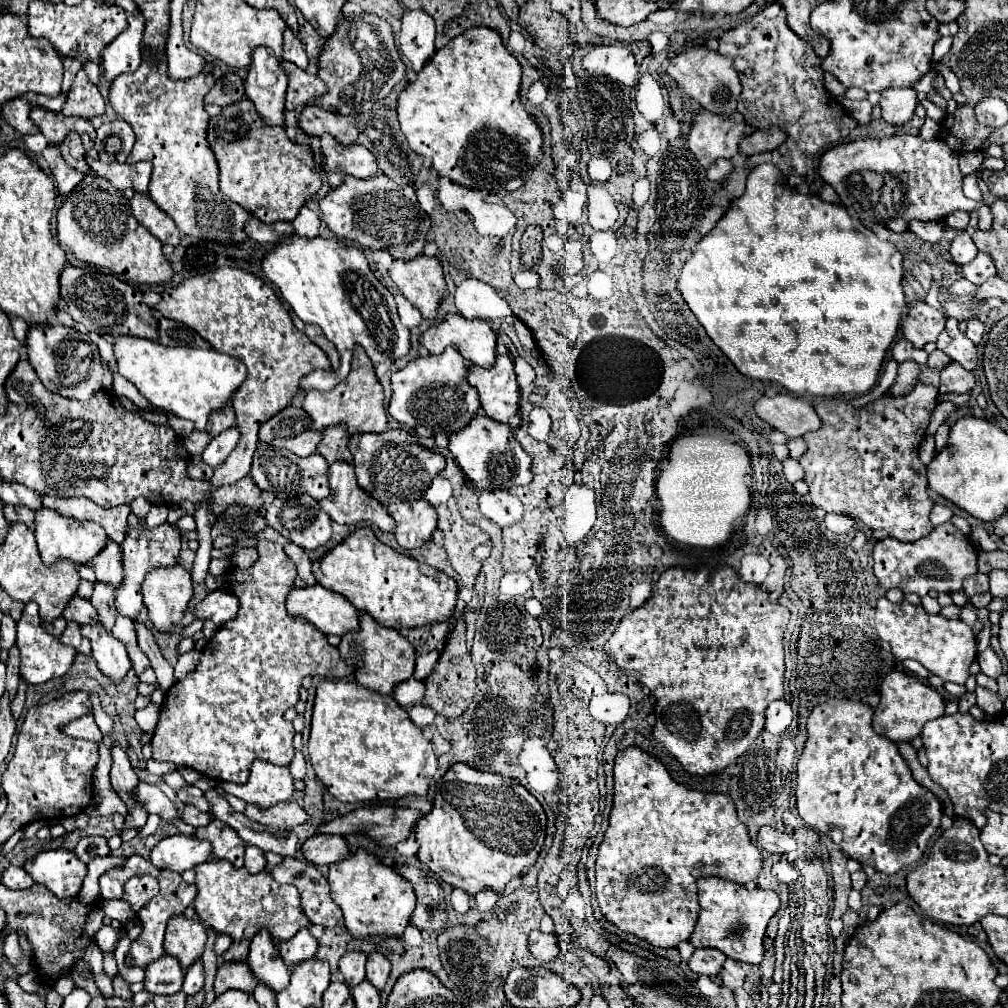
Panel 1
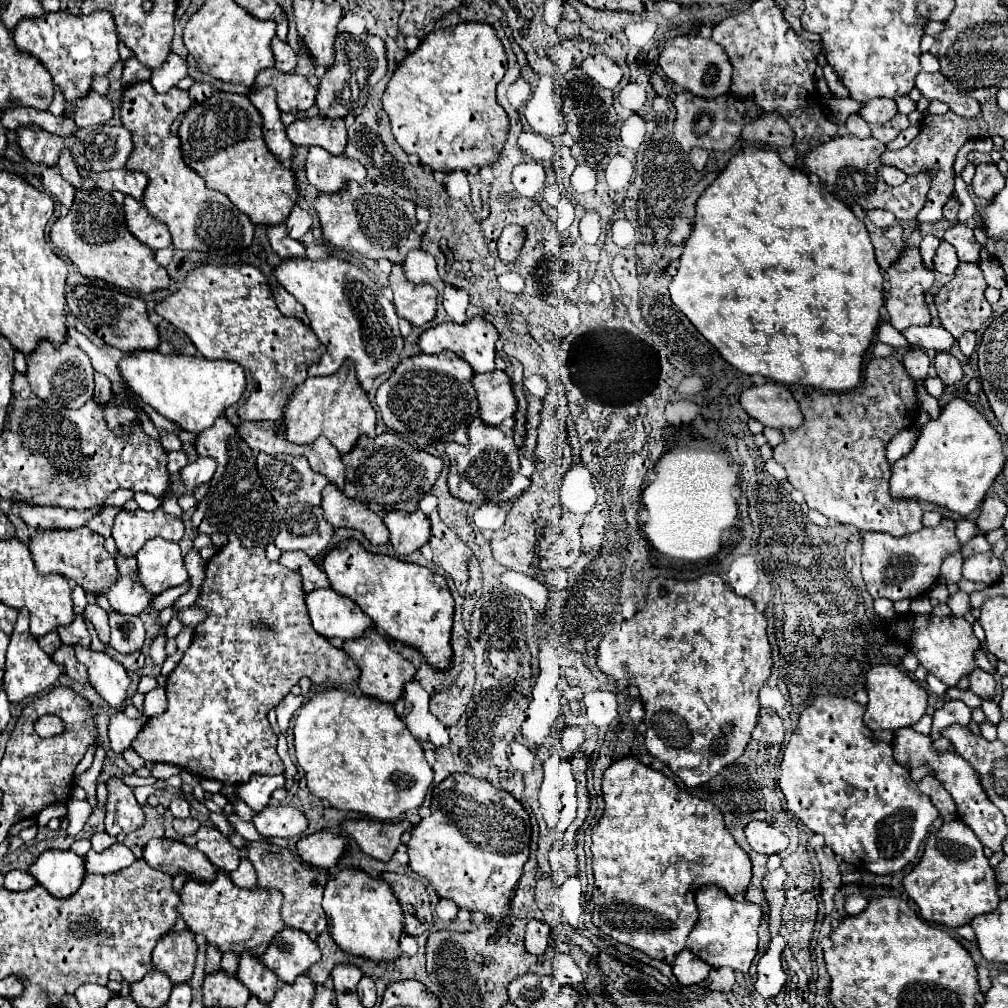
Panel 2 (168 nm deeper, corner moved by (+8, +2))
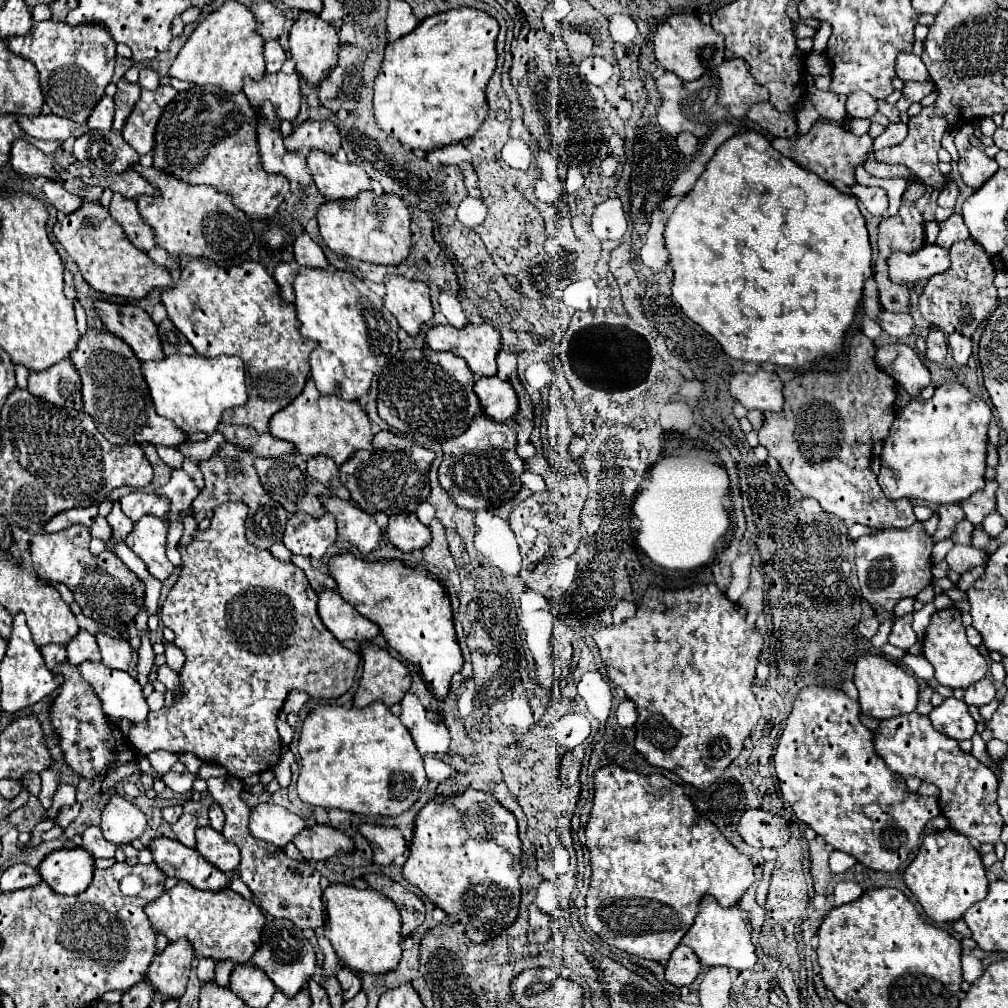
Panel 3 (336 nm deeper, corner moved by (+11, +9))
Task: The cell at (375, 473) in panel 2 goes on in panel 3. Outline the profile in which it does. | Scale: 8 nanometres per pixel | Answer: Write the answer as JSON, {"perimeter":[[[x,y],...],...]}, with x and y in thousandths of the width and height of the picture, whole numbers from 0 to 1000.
{"perimeter":[[[387,428],[373,430],[369,443],[369,447],[349,449],[349,453],[337,461],[337,477],[347,487],[349,497],[367,511],[377,507],[383,511],[413,507],[413,501],[427,489],[425,467],[433,449],[411,441],[401,434],[389,432]]]}

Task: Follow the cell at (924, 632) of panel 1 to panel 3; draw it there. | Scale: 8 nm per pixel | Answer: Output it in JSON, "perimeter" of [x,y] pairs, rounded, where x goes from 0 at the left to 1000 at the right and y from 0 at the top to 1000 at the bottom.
{"perimeter":[[[948,602],[929,606],[925,610],[923,620],[919,624],[919,630],[917,630],[917,636],[915,636],[915,642],[917,642],[917,652],[929,664],[927,672],[931,674],[933,680],[938,680],[938,682],[944,682],[944,684],[948,684],[948,682],[958,684],[960,680],[964,680],[966,676],[972,676],[980,668],[978,654],[972,650],[970,642],[962,640],[960,634],[958,634],[958,624],[954,620],[952,606]]]}

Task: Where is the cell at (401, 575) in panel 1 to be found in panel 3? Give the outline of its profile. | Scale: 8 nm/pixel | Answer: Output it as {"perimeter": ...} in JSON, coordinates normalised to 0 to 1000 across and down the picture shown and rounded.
{"perimeter":[[[347,547],[331,551],[325,557],[325,568],[335,580],[335,588],[347,596],[353,606],[371,616],[385,640],[407,658],[415,660],[427,686],[440,693],[448,670],[458,664],[458,646],[448,620],[448,602],[442,584],[423,564],[405,563],[395,555],[361,557]]]}

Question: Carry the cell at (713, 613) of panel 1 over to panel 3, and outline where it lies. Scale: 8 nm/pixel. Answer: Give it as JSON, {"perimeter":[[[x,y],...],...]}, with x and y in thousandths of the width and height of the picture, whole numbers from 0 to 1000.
{"perimeter":[[[700,578],[700,580],[690,580],[690,582],[681,582],[681,584],[655,584],[645,580],[633,600],[633,606],[627,614],[617,616],[615,620],[605,620],[595,624],[589,630],[589,638],[595,644],[595,652],[597,658],[601,662],[601,668],[605,672],[607,678],[615,680],[621,689],[631,697],[633,703],[633,715],[631,715],[631,743],[641,751],[641,755],[649,761],[659,761],[669,765],[675,773],[679,773],[681,777],[688,779],[690,783],[700,783],[702,779],[706,779],[716,767],[718,763],[734,749],[736,745],[736,737],[738,733],[746,727],[748,719],[754,713],[754,701],[750,695],[750,689],[746,686],[748,680],[748,672],[750,672],[750,660],[752,660],[752,652],[756,648],[756,630],[752,628],[750,620],[742,620],[740,612],[734,608],[732,600],[728,600],[726,596],[722,596],[718,592],[718,588],[708,580],[708,578]]]}

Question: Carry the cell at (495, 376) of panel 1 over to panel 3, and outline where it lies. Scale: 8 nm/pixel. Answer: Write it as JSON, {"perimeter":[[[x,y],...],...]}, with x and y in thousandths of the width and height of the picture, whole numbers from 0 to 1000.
{"perimeter":[[[492,372],[474,376],[470,390],[476,396],[478,410],[490,418],[504,418],[514,408],[514,392],[508,386],[506,378],[498,378]]]}

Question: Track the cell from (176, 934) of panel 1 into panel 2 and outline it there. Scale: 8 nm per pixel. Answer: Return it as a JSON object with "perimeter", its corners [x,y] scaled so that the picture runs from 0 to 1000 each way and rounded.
{"perimeter":[[[188,923],[178,927],[164,927],[152,942],[152,960],[166,966],[172,976],[184,976],[189,972],[193,960],[195,937]]]}

